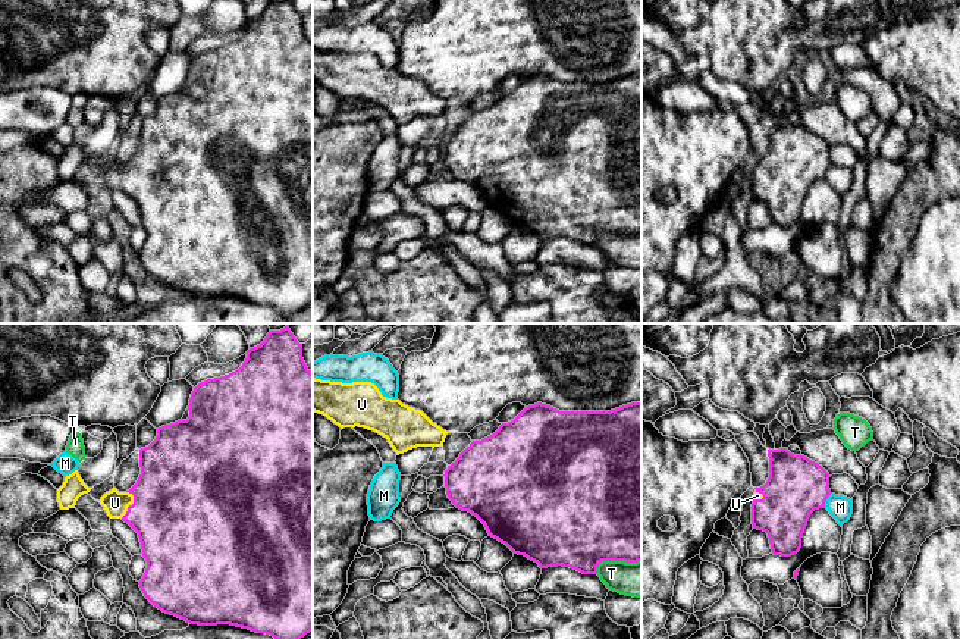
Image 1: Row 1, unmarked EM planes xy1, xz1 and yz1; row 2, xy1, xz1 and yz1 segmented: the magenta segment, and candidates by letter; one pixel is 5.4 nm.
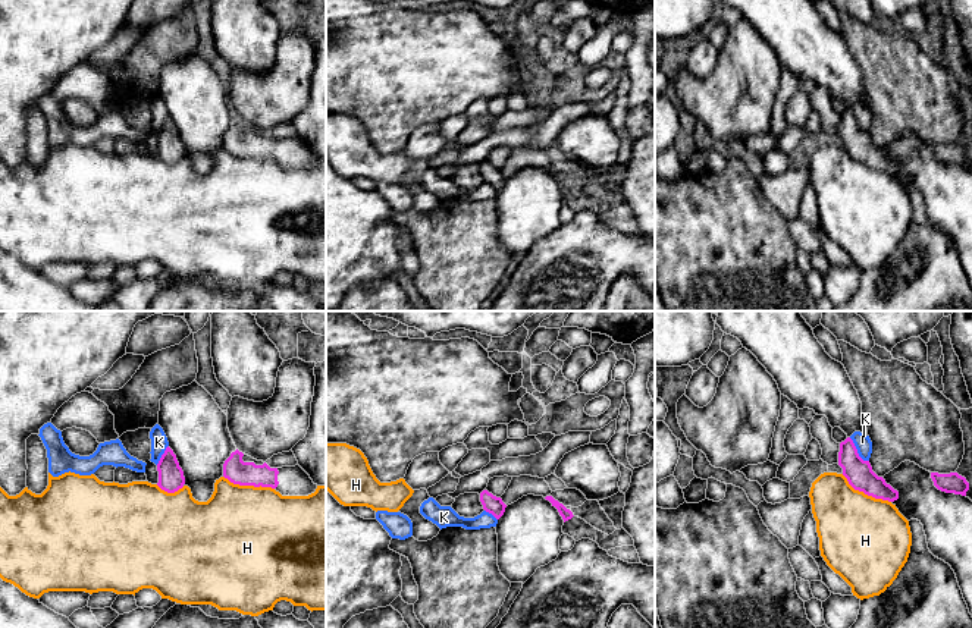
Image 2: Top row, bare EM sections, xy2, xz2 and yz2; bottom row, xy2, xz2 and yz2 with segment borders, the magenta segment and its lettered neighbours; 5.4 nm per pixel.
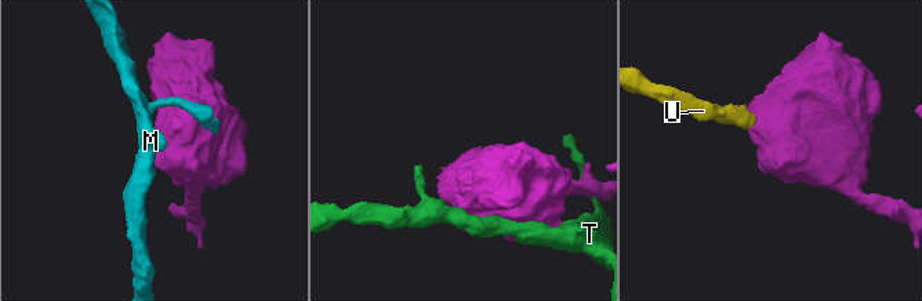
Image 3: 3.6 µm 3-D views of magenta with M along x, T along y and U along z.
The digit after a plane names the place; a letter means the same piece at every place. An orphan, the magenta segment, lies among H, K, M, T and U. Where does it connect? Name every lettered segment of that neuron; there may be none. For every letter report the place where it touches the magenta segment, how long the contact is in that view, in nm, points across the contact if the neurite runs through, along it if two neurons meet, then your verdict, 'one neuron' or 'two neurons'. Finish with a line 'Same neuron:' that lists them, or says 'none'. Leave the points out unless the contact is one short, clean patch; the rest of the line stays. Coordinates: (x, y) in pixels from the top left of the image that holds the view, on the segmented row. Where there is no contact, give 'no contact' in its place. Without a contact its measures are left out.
H: yz2 (865, 493) | 320 nm | two neurons
K: yz2 (856, 451) | 170 nm | along yz2 (849, 437), (856, 452), (868, 461) | two neurons
M: yz1 (825, 501) | 90 nm | two neurons
T: xz1 (615, 560) | 260 nm | two neurons
U: xy1 (132, 504) | 160 nm | across xy1 (178, 508), (132, 504), (115, 503) | one neuron
Same neuron: U

